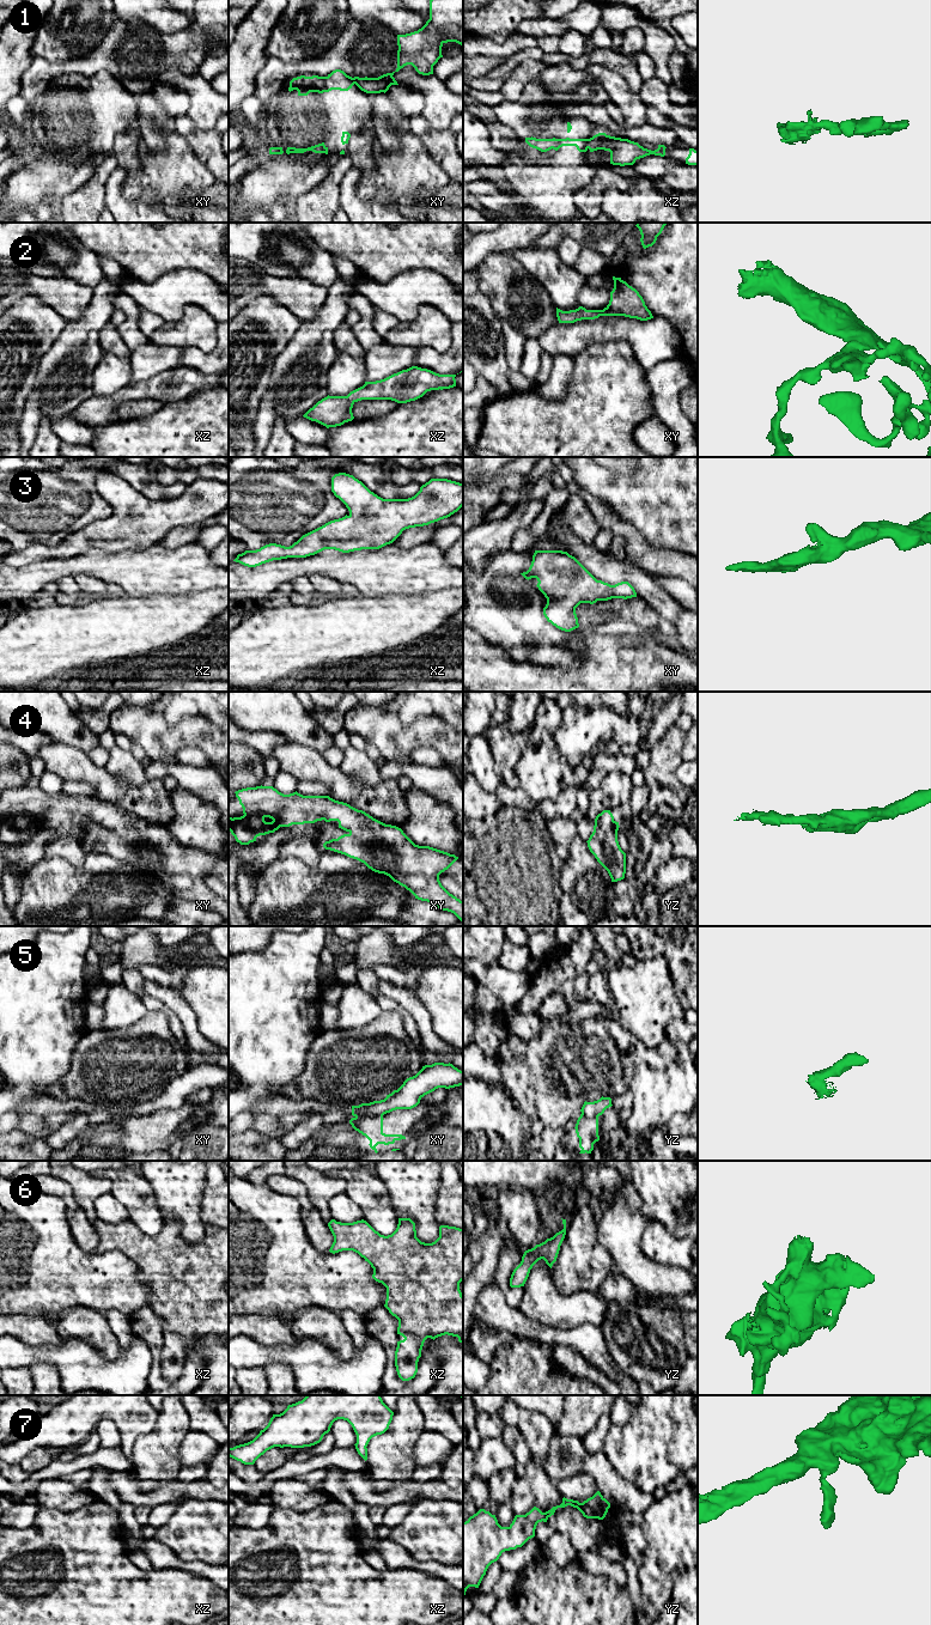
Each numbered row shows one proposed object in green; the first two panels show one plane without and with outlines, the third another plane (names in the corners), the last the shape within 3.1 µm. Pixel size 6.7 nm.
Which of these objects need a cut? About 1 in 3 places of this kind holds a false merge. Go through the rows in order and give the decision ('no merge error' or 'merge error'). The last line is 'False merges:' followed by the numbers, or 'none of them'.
1: merge error
2: no merge error
3: no merge error
4: no merge error
5: merge error
6: no merge error
7: no merge error
False merges: 1, 5

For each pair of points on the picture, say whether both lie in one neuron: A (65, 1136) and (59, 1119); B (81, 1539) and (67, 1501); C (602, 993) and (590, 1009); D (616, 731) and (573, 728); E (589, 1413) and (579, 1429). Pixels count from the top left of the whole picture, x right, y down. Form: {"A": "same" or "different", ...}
{"A": "different", "B": "different", "C": "different", "D": "same", "E": "same"}

